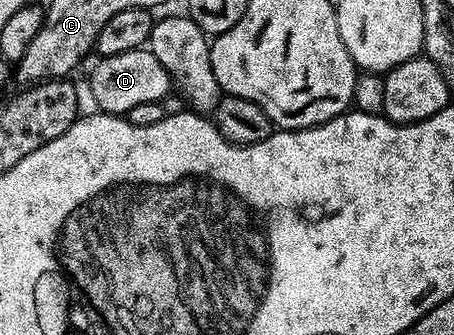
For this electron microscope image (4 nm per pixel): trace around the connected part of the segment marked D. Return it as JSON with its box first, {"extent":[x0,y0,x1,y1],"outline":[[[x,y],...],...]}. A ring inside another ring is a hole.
{"extent":[89,48,171,115],"outline":[[[148,48],[129,49],[121,54],[101,57],[89,77],[89,89],[100,112],[110,115],[127,115],[143,103],[164,102],[171,89],[169,73]]]}

